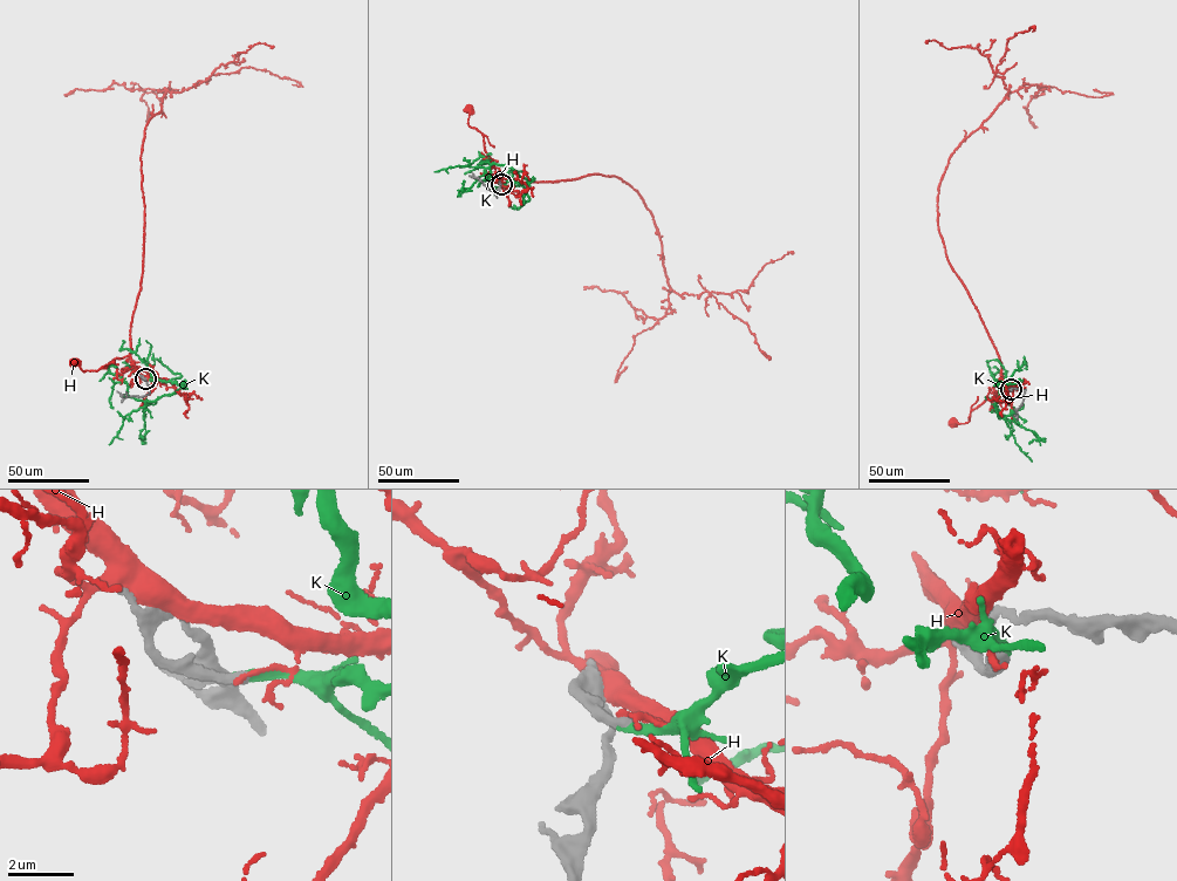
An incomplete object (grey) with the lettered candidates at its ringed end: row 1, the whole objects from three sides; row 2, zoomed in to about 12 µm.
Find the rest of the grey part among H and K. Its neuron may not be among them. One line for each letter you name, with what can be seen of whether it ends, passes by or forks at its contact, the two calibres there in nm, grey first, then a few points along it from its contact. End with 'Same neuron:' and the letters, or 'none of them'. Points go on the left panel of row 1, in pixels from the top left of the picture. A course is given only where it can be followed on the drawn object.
K: it ends | 340/280 nm | via (145, 378), (183, 386), (154, 401), (142, 401), (127, 394), (124, 381), (114, 383), (109, 398), (113, 408)
Same neuron: K

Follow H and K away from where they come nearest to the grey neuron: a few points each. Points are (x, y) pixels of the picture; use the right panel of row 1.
H: (1011, 389), (1000, 377), (982, 403), (971, 410), (969, 421), (952, 423)
K: (1011, 390), (1000, 386), (996, 405), (1000, 418), (1001, 412), (994, 407), (993, 410), (1006, 417), (1013, 430)

